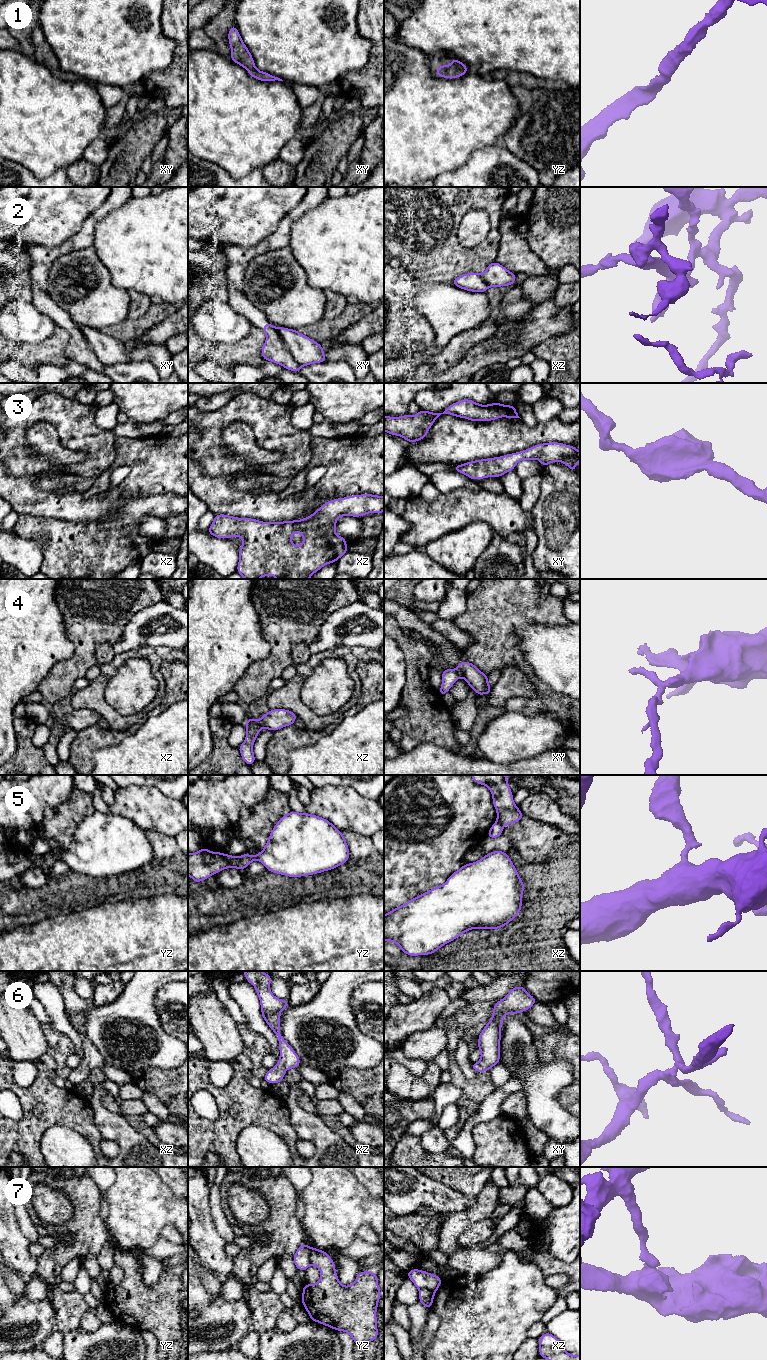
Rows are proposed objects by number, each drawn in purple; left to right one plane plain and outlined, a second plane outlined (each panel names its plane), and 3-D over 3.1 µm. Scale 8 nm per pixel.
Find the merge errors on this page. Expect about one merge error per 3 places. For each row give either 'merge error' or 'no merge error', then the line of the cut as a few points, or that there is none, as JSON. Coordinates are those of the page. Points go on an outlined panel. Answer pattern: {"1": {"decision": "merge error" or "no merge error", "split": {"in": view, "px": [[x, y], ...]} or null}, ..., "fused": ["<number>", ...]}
{"1": {"decision": "no merge error", "split": null}, "2": {"decision": "merge error", "split": {"in": "xy", "px": [[274, 328], [292, 357], [302, 365]]}}, "3": {"decision": "no merge error", "split": null}, "4": {"decision": "merge error", "split": {"in": "xz", "px": [[258, 720], [262, 727]]}}, "5": {"decision": "merge error", "split": {"in": "yz", "px": [[239, 858], [236, 867]]}}, "6": {"decision": "no merge error", "split": null}, "7": {"decision": "merge error", "split": {"in": "yz", "px": [[311, 1247], [310, 1263]]}}, "fused": ["2", "4", "5", "7"]}

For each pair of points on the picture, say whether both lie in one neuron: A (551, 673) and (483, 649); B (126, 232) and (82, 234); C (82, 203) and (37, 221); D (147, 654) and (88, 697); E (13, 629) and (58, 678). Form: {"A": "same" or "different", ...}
{"A": "different", "B": "different", "C": "same", "D": "same", "E": "different"}

